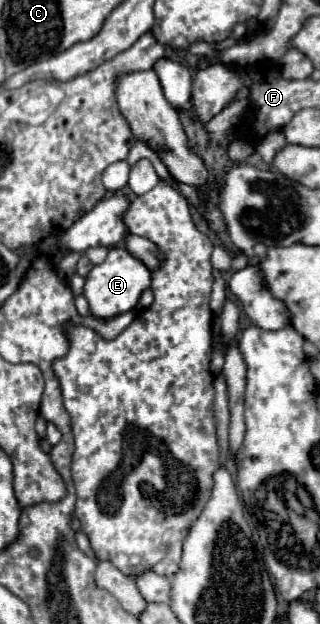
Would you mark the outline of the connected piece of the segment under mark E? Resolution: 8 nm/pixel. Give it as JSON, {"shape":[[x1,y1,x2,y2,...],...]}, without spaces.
{"shape":[[114,246,108,252,108,258,94,266,90,270,90,274,86,276,86,284,84,284,84,296,88,298,90,304,90,312,94,316,118,316,118,312,128,312,134,310,140,294,144,290,148,290,152,284,152,274,146,268,146,264,138,258,134,258,126,248,122,246]]}

